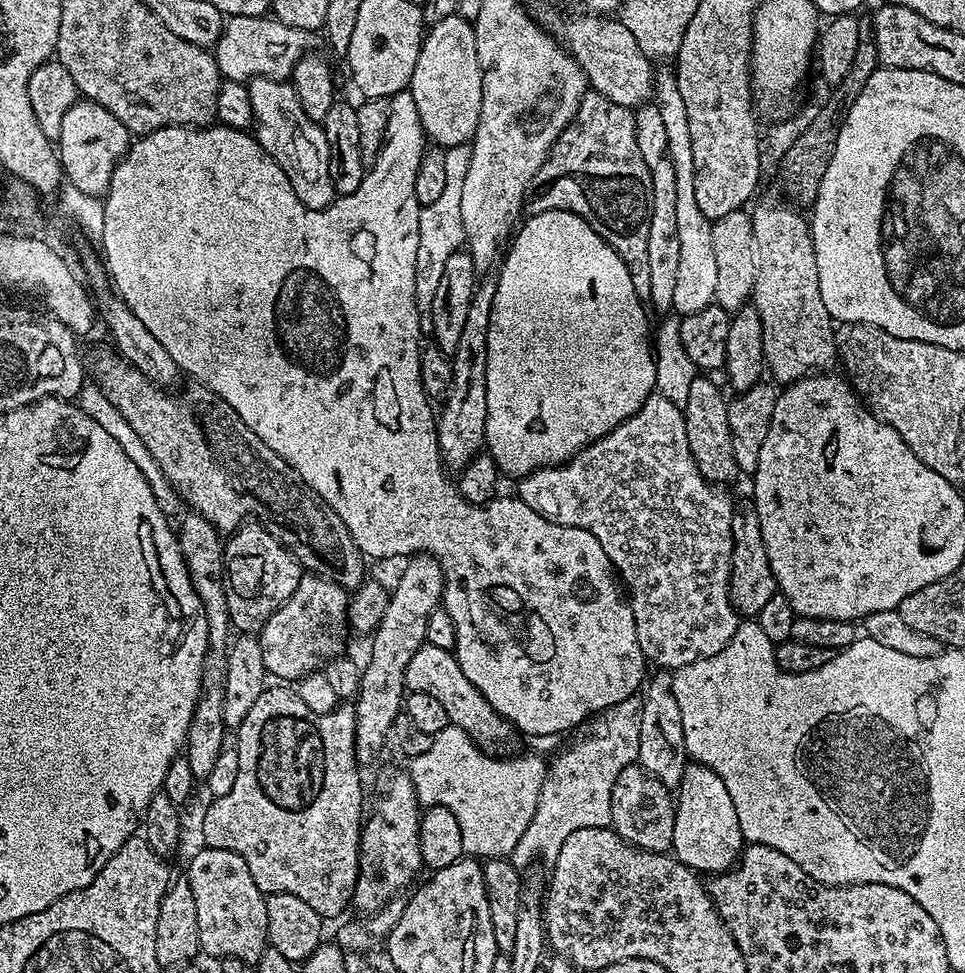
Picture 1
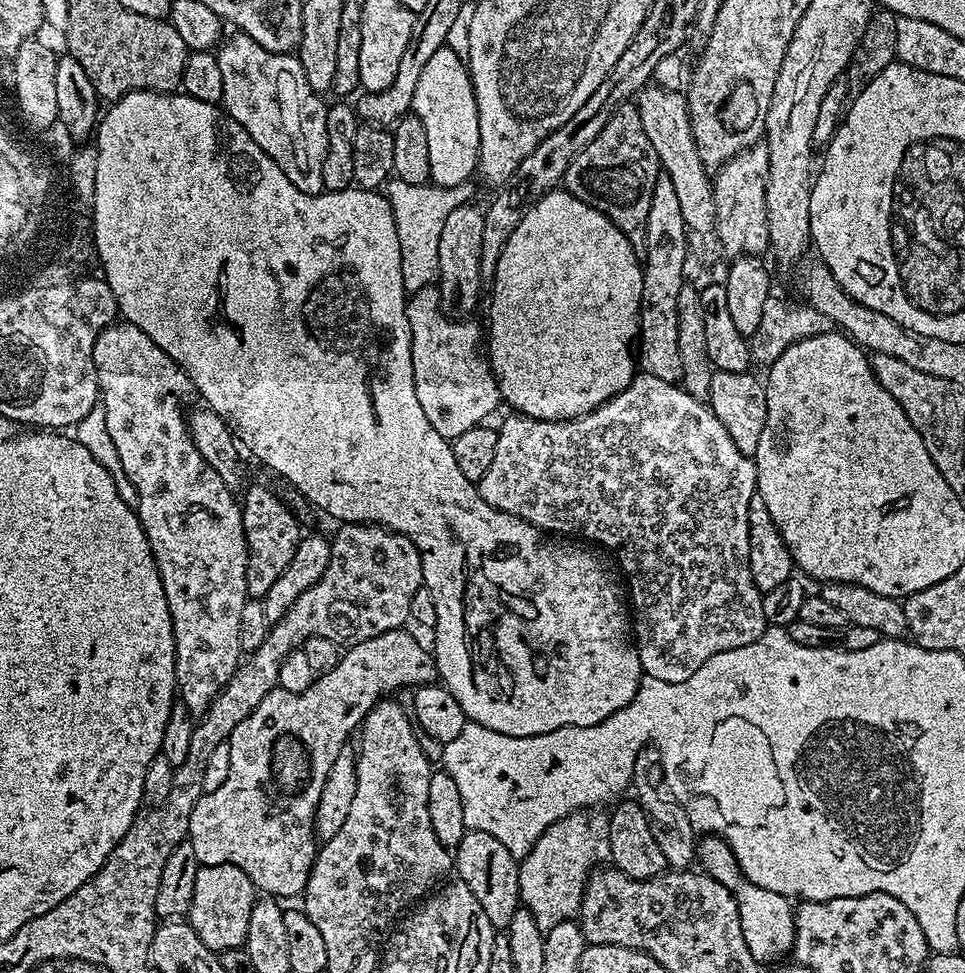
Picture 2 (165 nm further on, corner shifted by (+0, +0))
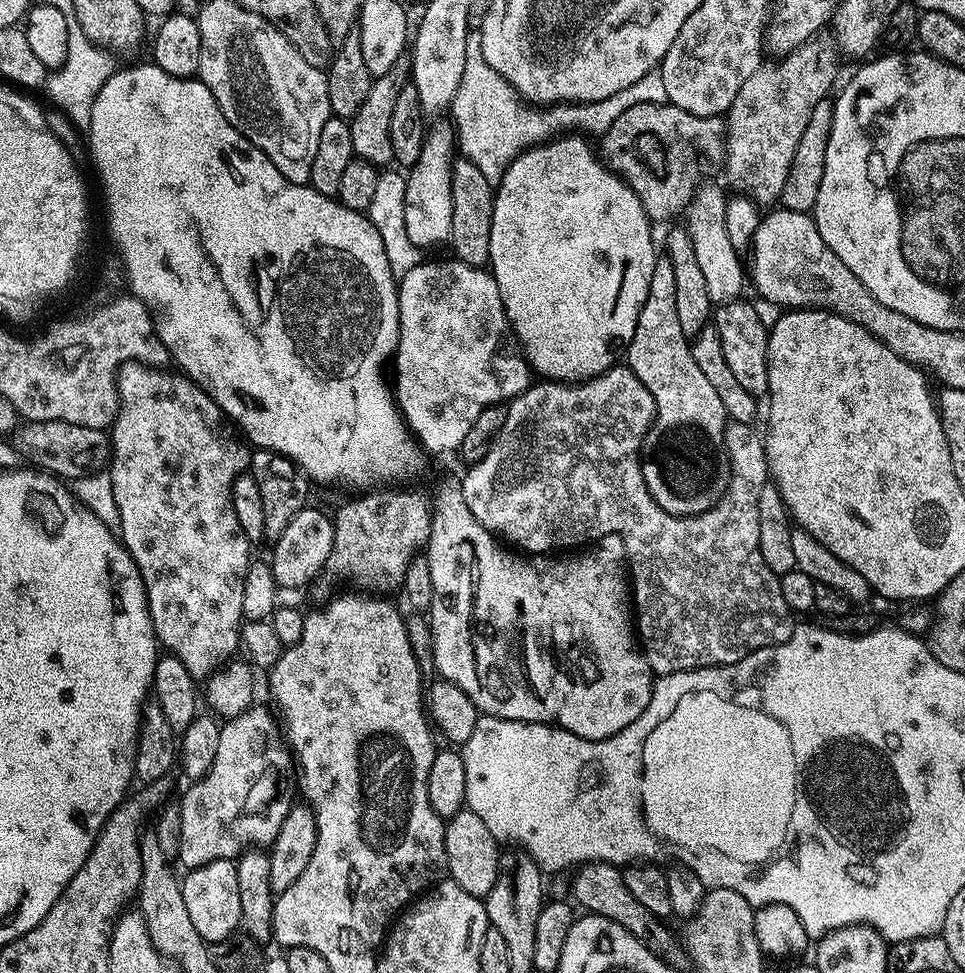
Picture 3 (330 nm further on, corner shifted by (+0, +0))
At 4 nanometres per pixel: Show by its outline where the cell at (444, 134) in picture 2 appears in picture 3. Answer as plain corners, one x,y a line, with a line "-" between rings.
451,123
436,124
432,129
427,129
418,162
407,169
404,206
406,234
410,234
410,242
414,242
418,249
436,248
451,241
450,218
454,218
454,202
450,202
450,174
457,152
456,133

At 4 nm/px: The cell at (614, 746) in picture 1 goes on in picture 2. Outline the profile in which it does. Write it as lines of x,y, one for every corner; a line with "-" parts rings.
581,810
554,822
519,861
521,905
534,914
534,922
545,933
558,926
558,922
571,920
579,913
588,877
597,866
612,859
608,816
592,815
596,814

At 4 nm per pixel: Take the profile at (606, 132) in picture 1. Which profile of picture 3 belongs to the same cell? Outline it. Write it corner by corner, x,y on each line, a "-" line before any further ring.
670,103
630,106
630,110
620,115
618,122
604,133
599,141
600,148
598,144
604,163
631,186
652,222
670,220
679,212
681,215
694,195
693,185
684,181
683,174
671,172
680,160
681,149
672,142
680,120
688,122
688,112

